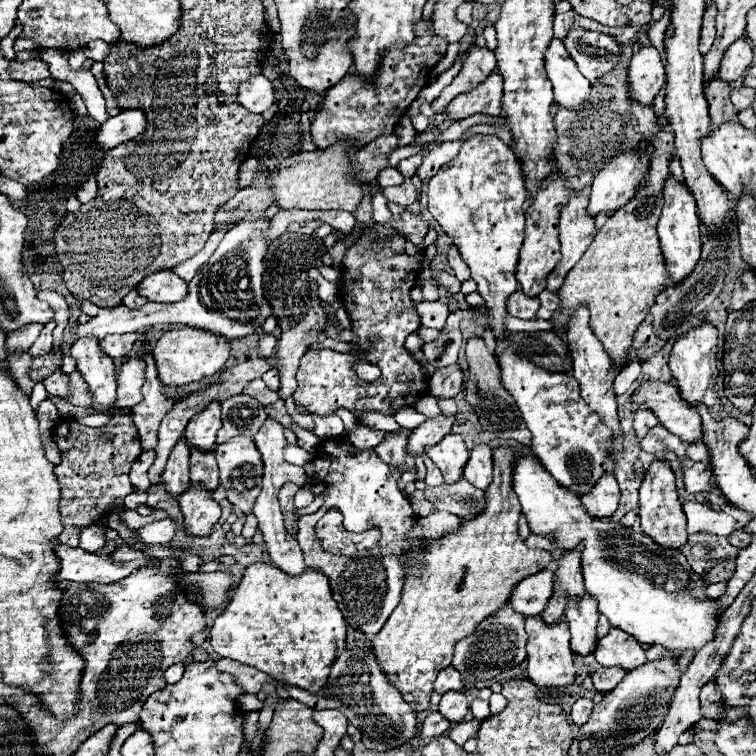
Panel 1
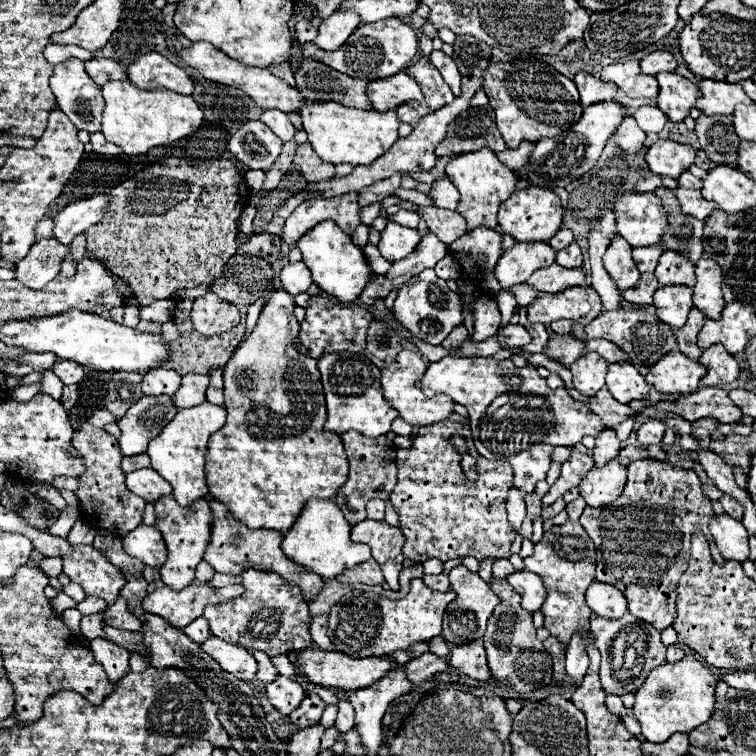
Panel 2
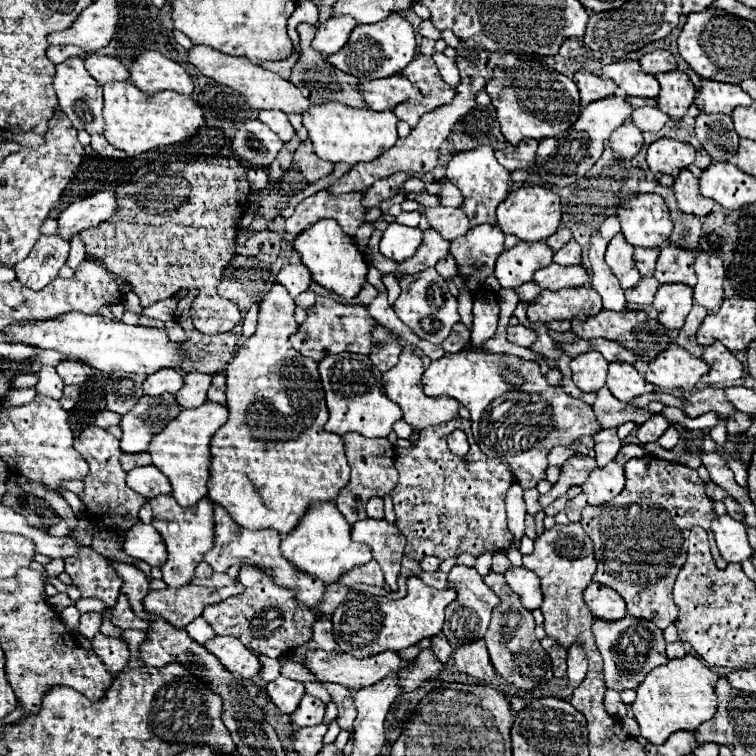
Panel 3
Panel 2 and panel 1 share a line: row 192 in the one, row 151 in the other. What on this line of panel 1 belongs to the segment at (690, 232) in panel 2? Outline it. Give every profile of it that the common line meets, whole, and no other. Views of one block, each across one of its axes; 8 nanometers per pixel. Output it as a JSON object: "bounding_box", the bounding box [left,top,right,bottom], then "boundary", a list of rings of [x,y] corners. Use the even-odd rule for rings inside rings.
{"bounding_box":[552,132,674,362],"boundary":[[[658,132],[658,136],[654,136],[654,144],[656,146],[650,160],[650,174],[646,184],[640,186],[636,196],[626,206],[622,206],[612,218],[608,218],[608,222],[598,230],[586,254],[568,272],[564,286],[558,292],[562,300],[562,312],[556,312],[552,320],[556,324],[556,330],[560,330],[570,320],[574,308],[586,304],[592,314],[590,328],[596,338],[602,340],[604,350],[608,352],[612,362],[618,362],[622,360],[622,356],[626,356],[634,330],[650,312],[650,306],[654,302],[652,298],[660,294],[666,286],[670,286],[656,234],[656,224],[664,206],[662,188],[670,176],[670,162],[674,158],[674,132]]]}

